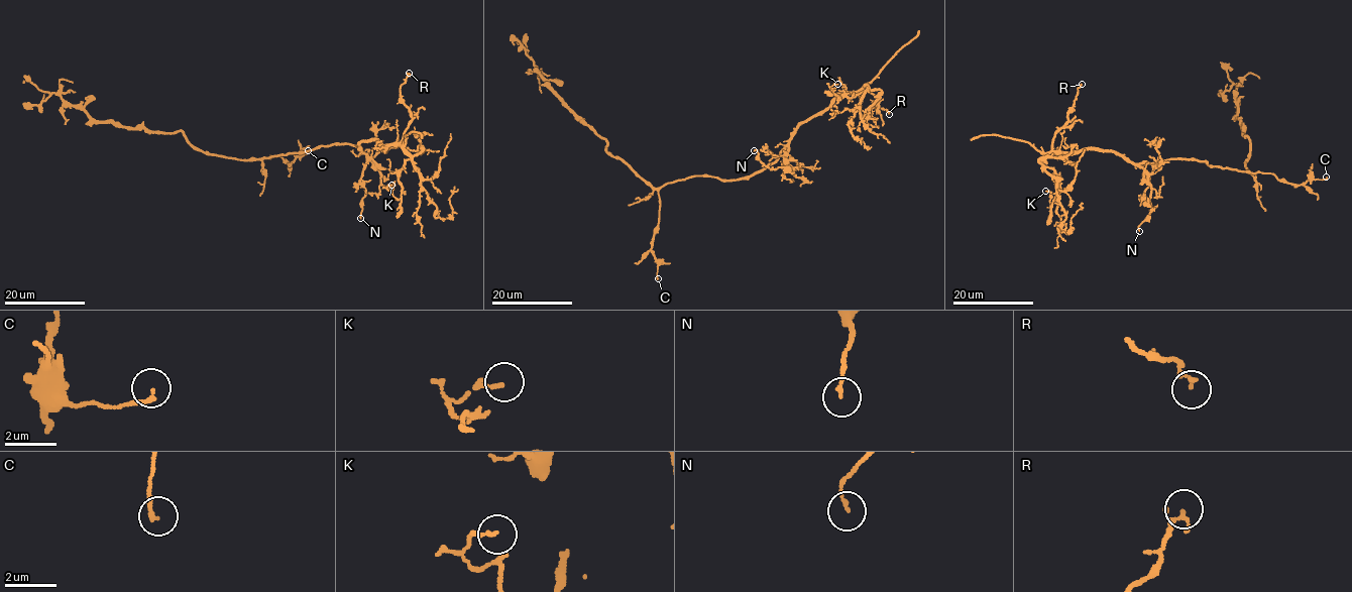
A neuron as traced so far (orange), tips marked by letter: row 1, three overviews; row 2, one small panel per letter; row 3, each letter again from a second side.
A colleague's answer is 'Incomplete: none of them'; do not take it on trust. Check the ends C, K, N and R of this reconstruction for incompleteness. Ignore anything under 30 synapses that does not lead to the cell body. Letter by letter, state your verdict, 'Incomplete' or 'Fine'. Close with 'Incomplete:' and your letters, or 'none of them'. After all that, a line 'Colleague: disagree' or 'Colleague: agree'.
C: Fine
K: Fine
N: Fine
R: Fine
Incomplete: none of them
Colleague: agree

